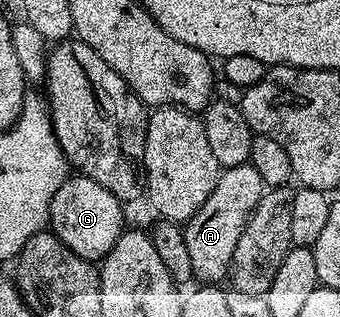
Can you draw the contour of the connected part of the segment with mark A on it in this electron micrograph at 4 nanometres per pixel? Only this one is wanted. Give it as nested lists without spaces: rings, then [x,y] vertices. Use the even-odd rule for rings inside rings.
[[[250,163],[227,167],[219,174],[216,189],[212,189],[208,201],[204,201],[198,212],[184,224],[195,280],[206,285],[218,285],[229,276],[236,241],[240,241],[240,233],[244,233],[244,225],[248,225],[248,217],[256,209],[263,190],[260,174]]]

